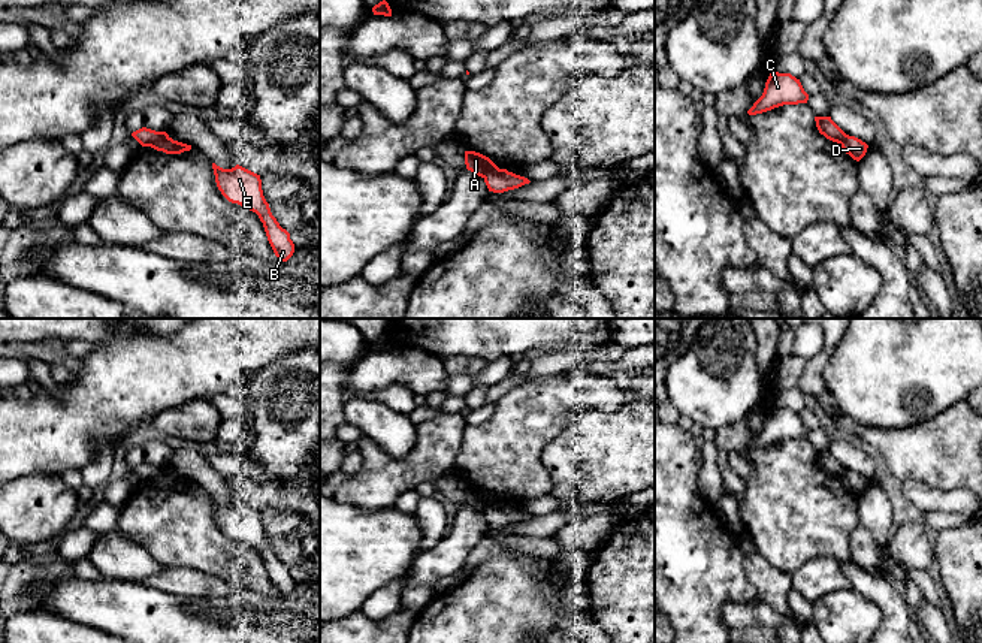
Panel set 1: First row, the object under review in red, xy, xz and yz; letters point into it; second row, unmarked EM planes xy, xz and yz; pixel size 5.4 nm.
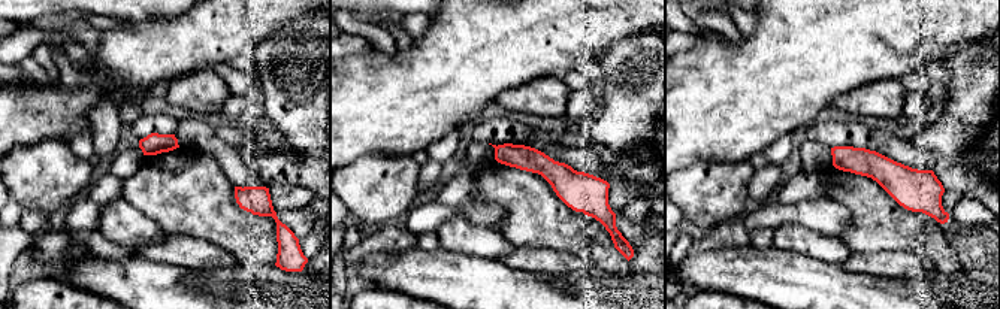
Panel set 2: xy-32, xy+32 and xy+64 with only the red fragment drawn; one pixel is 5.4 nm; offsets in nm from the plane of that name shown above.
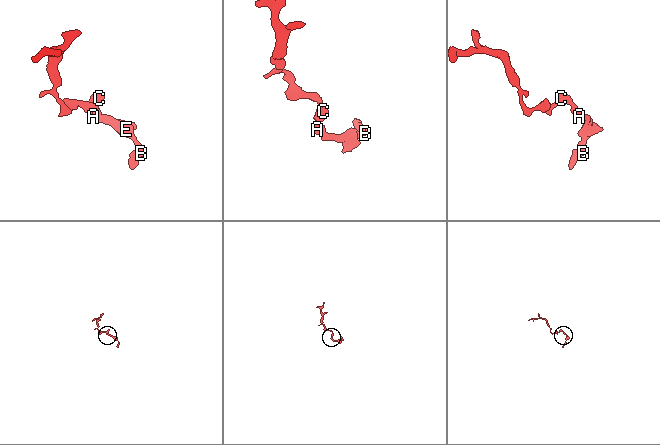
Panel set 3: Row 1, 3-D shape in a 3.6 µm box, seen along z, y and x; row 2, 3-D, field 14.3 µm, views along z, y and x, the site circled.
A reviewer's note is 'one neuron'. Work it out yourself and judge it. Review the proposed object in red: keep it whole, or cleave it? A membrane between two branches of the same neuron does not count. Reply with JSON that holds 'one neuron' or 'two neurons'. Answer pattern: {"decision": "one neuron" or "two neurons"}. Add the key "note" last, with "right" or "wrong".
{"decision": "two neurons", "note": "wrong"}

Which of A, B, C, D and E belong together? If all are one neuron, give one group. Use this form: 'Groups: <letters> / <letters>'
Groups: A C / B D E

